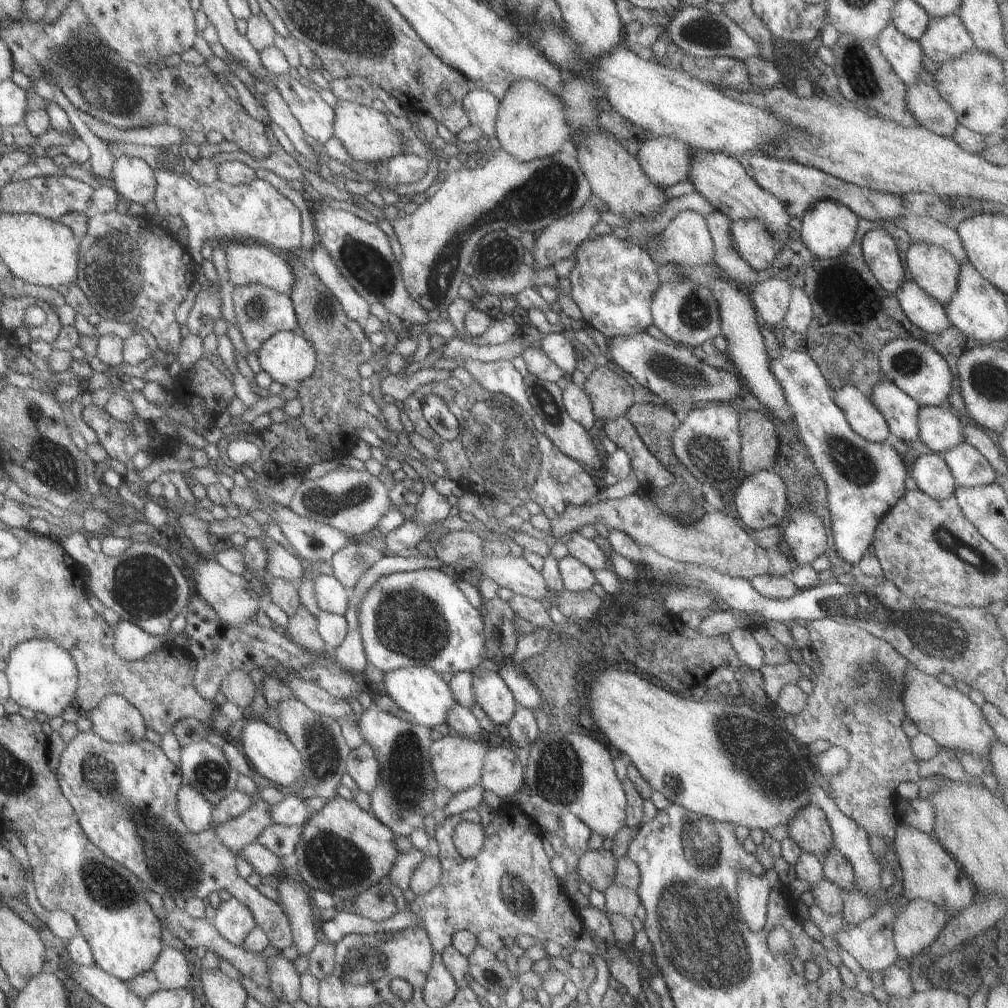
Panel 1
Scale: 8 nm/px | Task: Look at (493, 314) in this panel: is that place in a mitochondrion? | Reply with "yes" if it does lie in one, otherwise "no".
no

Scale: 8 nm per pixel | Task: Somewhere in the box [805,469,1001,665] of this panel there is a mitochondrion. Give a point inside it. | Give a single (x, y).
(942, 534)

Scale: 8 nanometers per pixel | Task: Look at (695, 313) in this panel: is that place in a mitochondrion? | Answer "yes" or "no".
yes

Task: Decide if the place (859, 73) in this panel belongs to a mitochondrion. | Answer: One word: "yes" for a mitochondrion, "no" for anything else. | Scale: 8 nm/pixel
yes

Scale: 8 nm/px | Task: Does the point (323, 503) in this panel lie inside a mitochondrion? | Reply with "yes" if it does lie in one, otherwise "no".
yes

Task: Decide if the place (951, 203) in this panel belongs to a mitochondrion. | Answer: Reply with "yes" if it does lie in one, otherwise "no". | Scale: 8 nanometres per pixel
no

